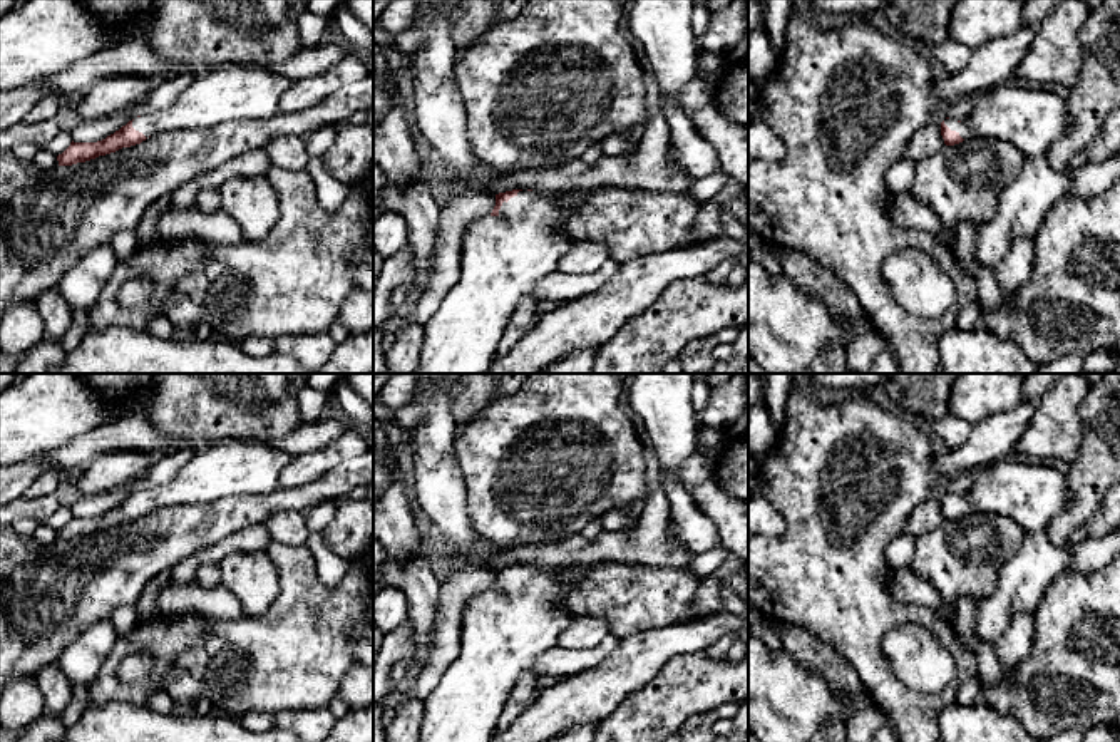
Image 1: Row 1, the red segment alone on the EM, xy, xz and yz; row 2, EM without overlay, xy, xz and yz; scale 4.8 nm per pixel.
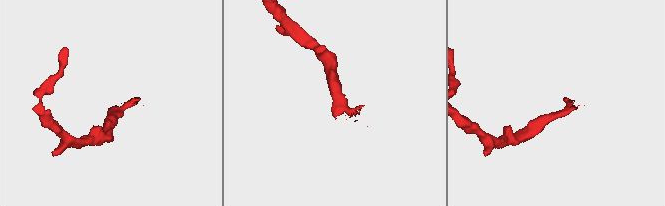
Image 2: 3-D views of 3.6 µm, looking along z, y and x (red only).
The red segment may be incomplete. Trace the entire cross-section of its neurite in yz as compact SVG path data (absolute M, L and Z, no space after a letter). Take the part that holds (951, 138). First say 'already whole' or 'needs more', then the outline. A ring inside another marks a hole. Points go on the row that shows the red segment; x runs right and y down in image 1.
needs more; M1001 84L973 95L966 121L946 117L941 136L946 146L973 137L998 137L1013 144L1026 157L1038 157L1070 126L1066 99L1046 89Z

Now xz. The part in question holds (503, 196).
needs more; M589 188L563 194L532 189L496 194L492 213L464 231L459 276L424 323L424 345L414 374L489 372L501 333L519 301L531 296L537 283L556 271L557 261L578 243L564 233L563 223L579 206L573 198L586 191Z

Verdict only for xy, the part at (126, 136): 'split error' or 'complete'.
split error

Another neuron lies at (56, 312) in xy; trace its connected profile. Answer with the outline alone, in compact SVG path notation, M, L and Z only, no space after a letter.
M57 288L42 291L33 303L45 323L45 337L60 342L72 325L74 308Z

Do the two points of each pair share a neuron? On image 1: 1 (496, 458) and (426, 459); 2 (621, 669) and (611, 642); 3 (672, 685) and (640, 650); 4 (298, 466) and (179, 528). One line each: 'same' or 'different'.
1: different
2: different
3: different
4: different

